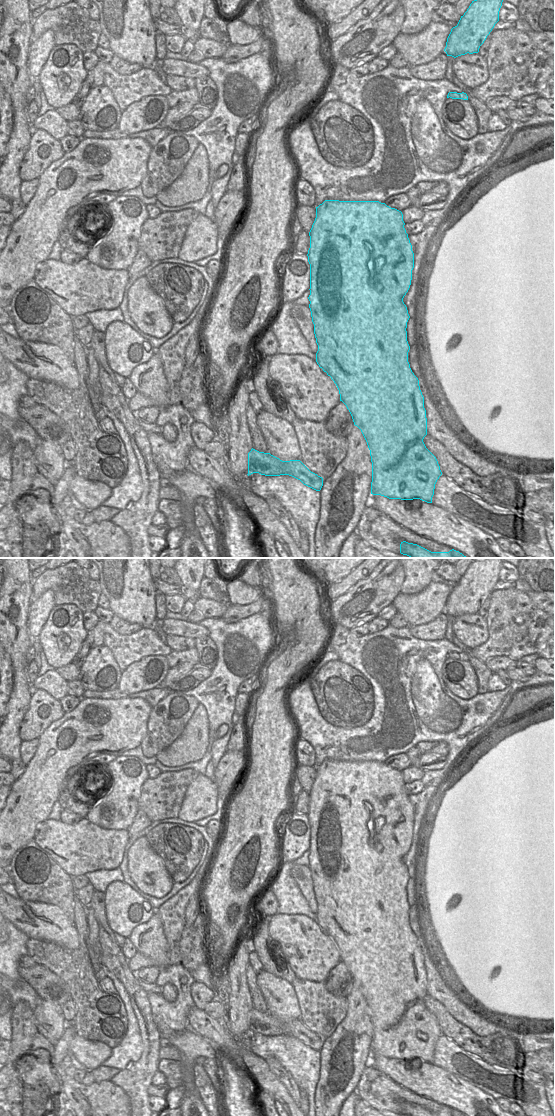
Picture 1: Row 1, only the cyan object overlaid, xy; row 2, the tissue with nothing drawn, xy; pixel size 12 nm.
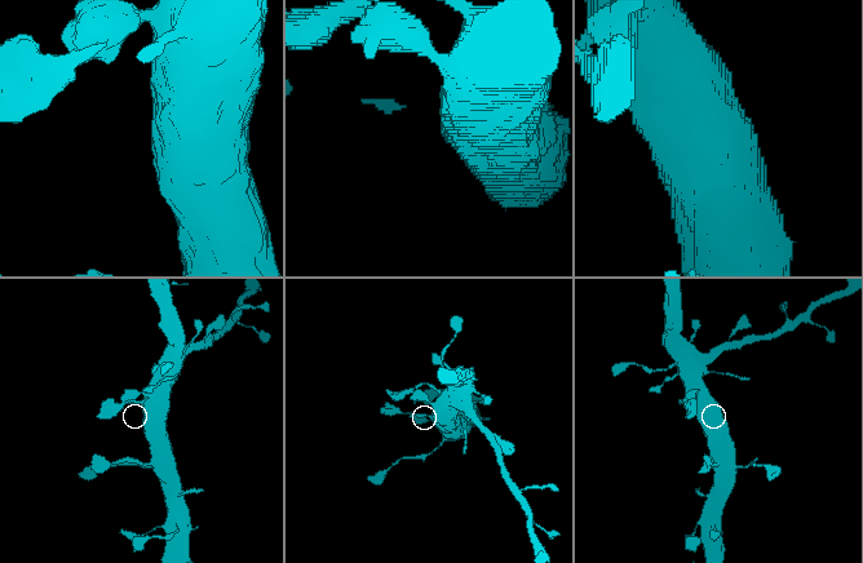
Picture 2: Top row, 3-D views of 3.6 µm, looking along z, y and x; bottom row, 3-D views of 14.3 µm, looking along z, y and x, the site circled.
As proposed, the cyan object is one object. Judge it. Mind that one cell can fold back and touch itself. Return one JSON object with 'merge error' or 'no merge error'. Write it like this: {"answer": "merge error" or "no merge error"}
{"answer": "merge error"}

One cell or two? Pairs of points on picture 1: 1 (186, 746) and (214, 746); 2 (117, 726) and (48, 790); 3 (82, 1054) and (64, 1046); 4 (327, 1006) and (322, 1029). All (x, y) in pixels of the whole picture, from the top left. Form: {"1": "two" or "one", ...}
{"1": "two", "2": "one", "3": "two", "4": "one"}

